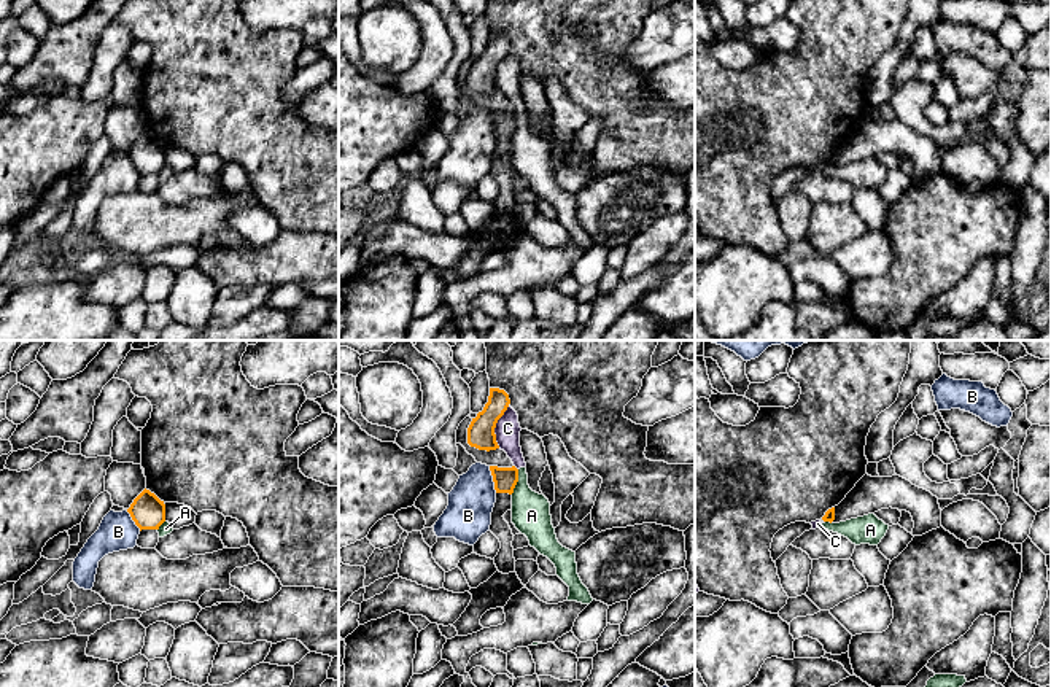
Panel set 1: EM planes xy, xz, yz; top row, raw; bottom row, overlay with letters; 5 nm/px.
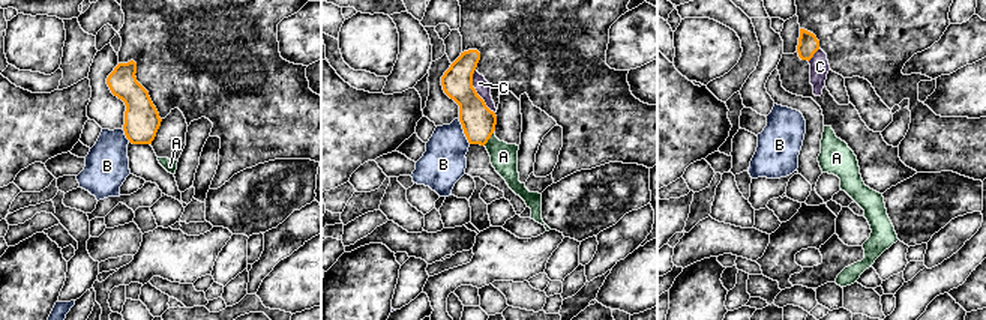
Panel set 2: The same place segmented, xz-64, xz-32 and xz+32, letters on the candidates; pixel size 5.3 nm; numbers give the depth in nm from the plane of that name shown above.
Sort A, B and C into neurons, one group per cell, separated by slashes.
A C / B

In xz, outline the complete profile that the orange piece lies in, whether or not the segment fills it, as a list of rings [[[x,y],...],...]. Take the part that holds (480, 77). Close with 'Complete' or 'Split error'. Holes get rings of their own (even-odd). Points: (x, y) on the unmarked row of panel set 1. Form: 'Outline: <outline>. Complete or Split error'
Outline: [[[490,32],[488,46],[483,54],[472,62],[467,72],[467,87],[479,94],[496,94],[499,92],[496,86],[494,72],[498,64],[504,59],[510,48],[509,38],[499,32]]]. Complete

